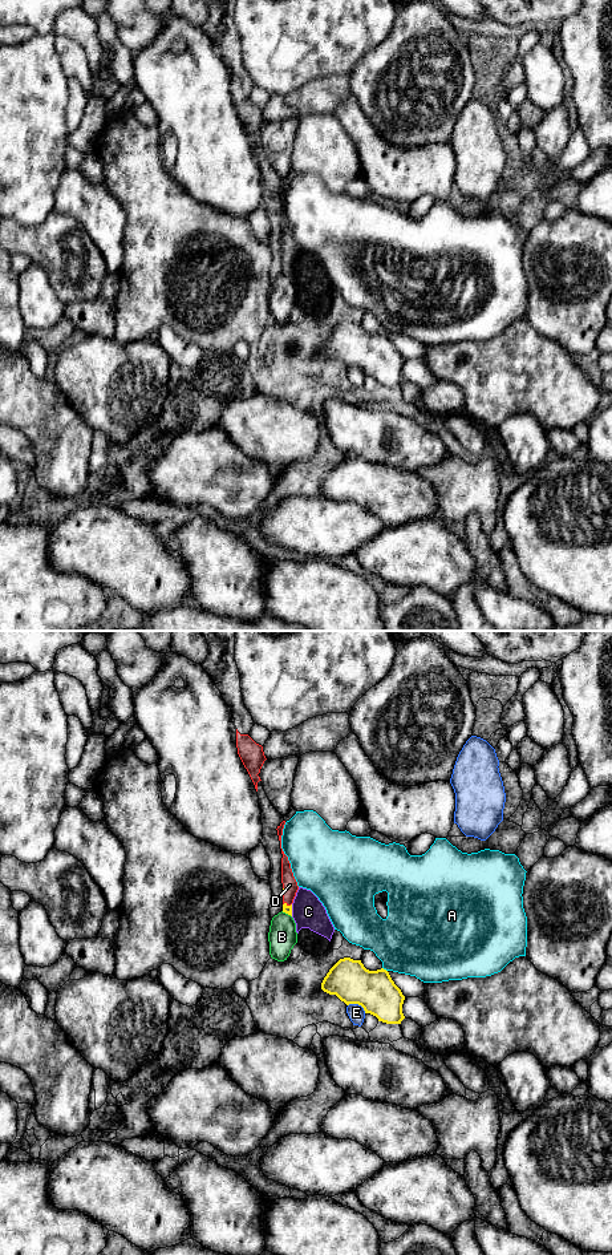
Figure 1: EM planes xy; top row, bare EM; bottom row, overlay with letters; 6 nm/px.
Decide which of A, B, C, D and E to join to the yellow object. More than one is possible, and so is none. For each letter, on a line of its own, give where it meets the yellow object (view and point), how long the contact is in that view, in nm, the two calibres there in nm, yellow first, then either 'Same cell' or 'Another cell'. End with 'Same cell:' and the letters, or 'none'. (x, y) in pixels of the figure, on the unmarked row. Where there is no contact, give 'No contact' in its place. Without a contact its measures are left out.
A: Touches yellow at xy (385, 332). Shared border 40 nm. Thickness 240 nm (yellow) against 420 nm. Another cell
B: Touches yellow at xy (287, 275). Shared border 70 nm. Thickness 50 nm (yellow) against 170 nm. Another cell
C: Touches yellow at xy (291, 272). Shared border 70 nm. Thickness 50 nm (yellow) against 190 nm. Another cell
D: Touches yellow at xy (286, 267). Shared border 60 nm. Thickness 50 nm (yellow) against 90 nm. Same cell
E: Touches yellow at xy (357, 365). Shared border 120 nm. Thickness 240 nm (yellow) against 100 nm. Another cell
Same cell: D

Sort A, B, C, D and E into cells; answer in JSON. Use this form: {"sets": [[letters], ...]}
{"sets": [["A"], ["B"], ["C"], ["D"], ["E"]]}

